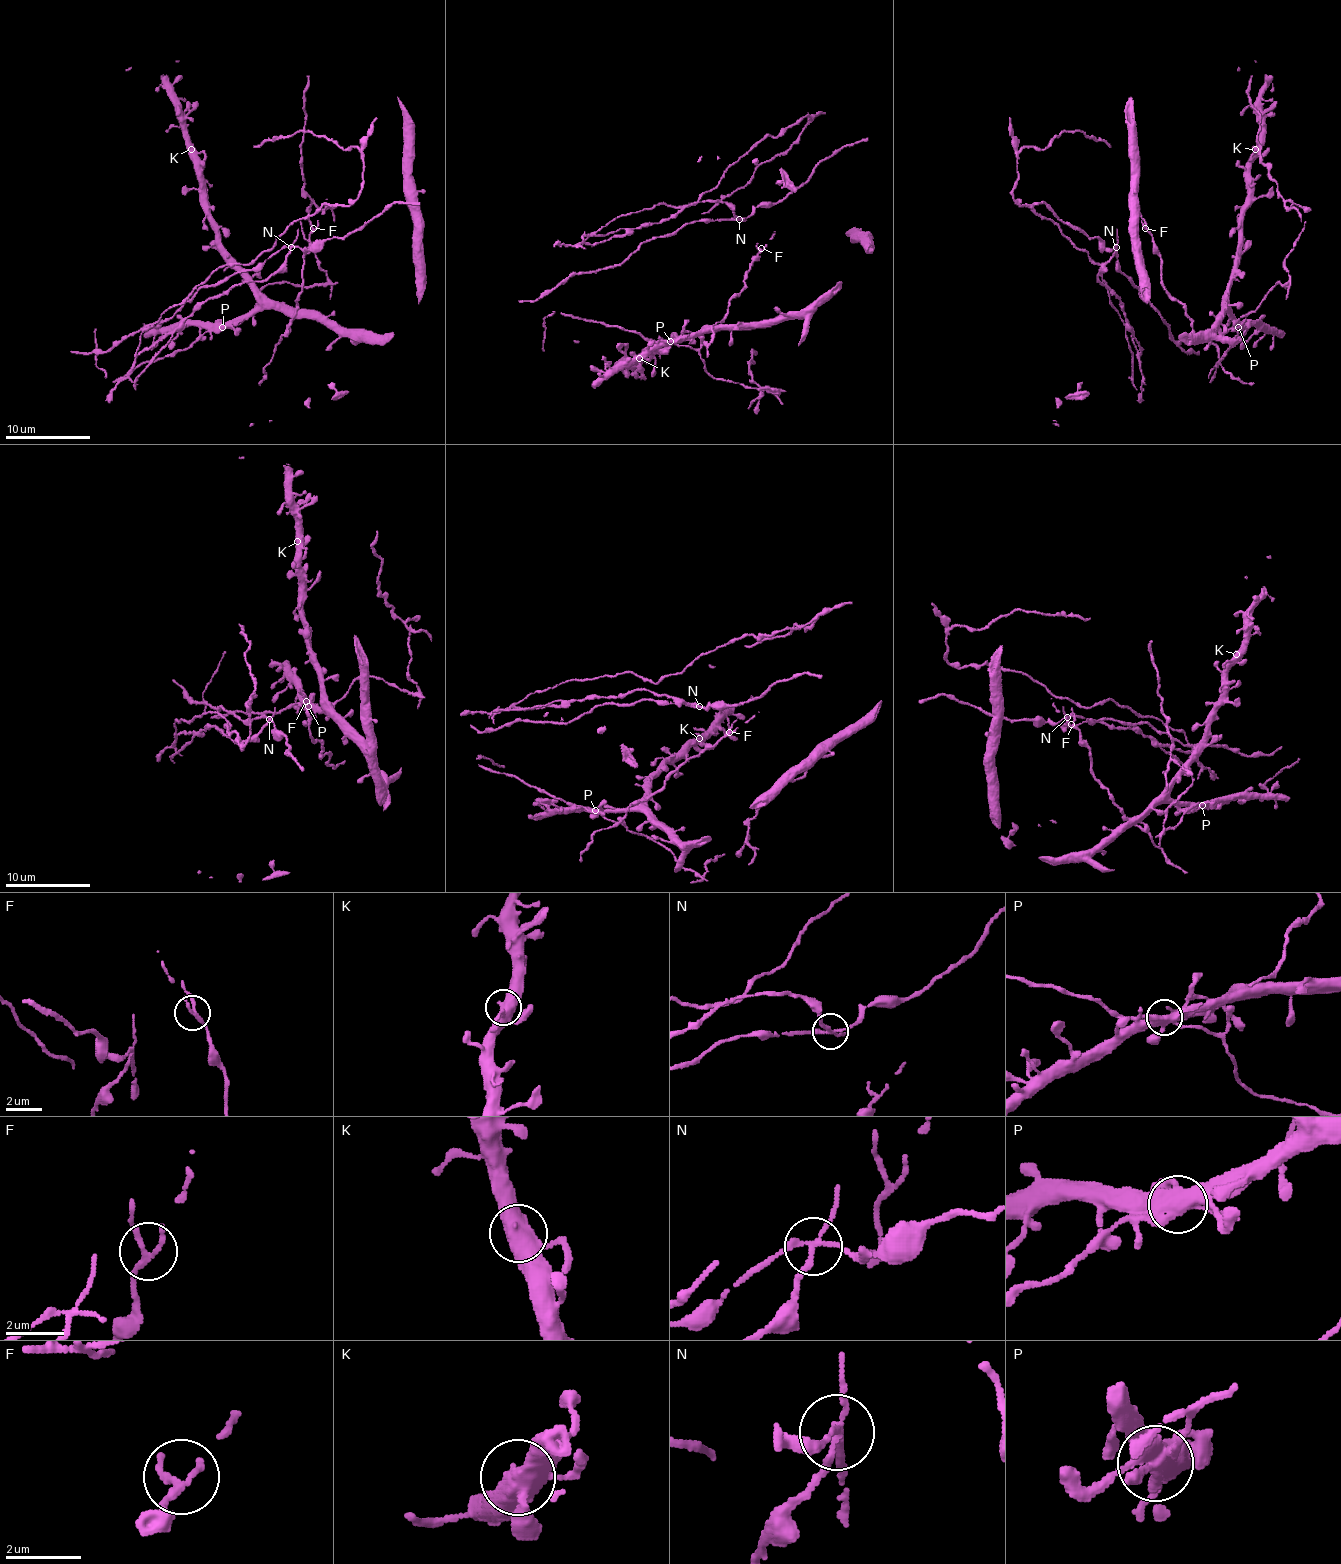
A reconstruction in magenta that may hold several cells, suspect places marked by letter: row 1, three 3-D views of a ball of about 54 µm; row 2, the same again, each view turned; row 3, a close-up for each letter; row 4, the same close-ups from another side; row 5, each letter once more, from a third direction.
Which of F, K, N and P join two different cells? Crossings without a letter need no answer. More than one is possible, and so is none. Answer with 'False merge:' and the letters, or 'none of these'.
False merge: N, P

